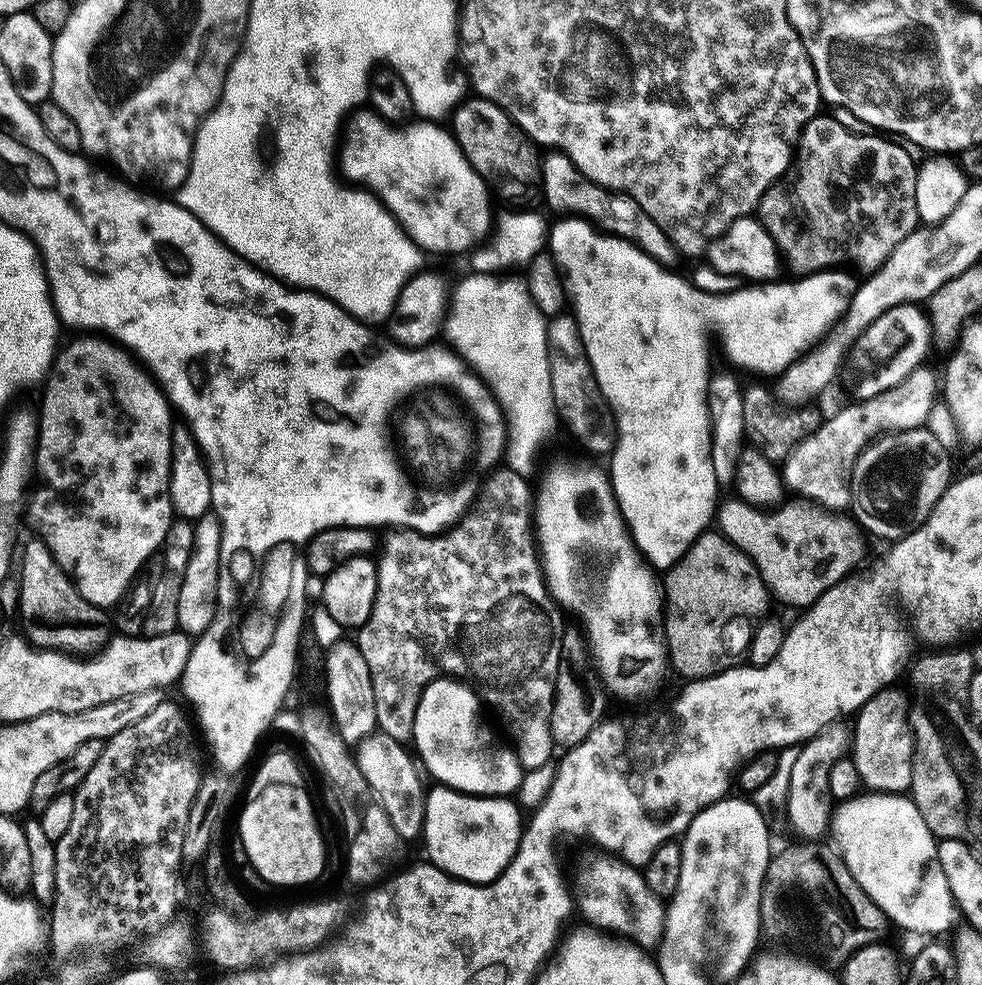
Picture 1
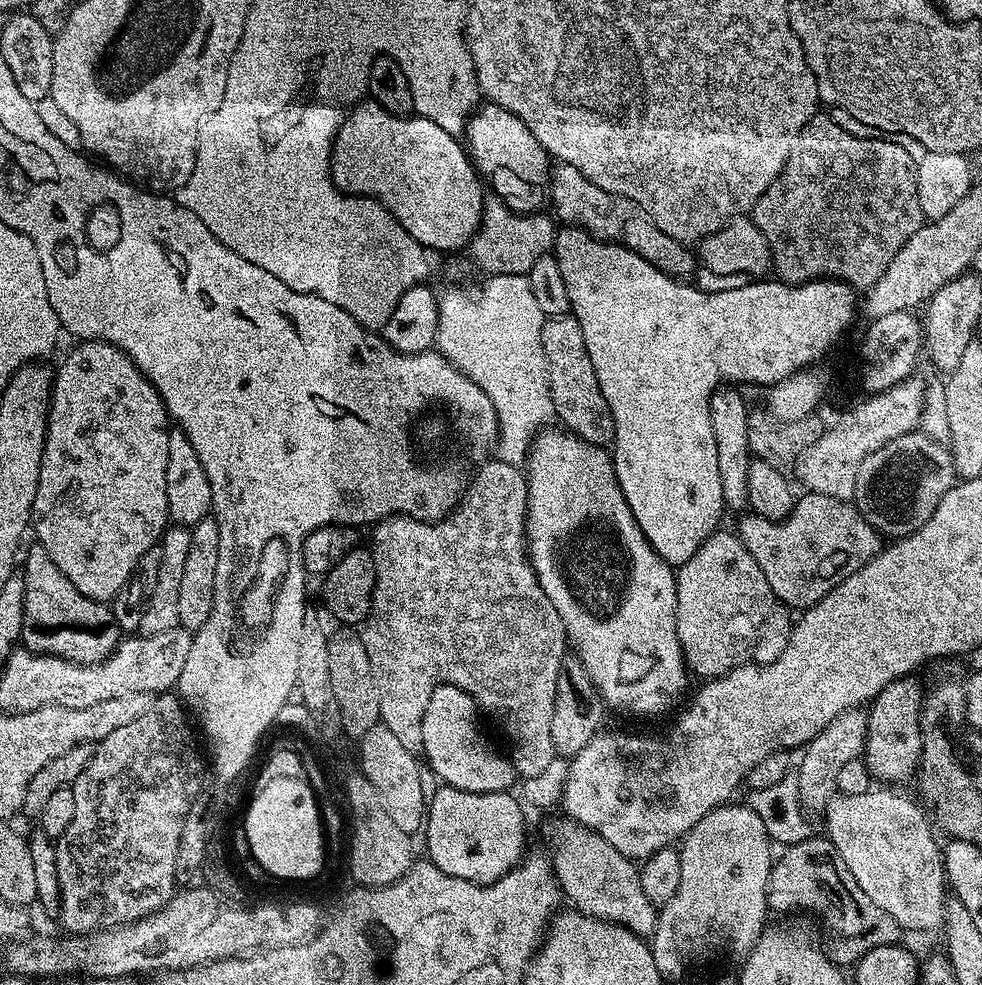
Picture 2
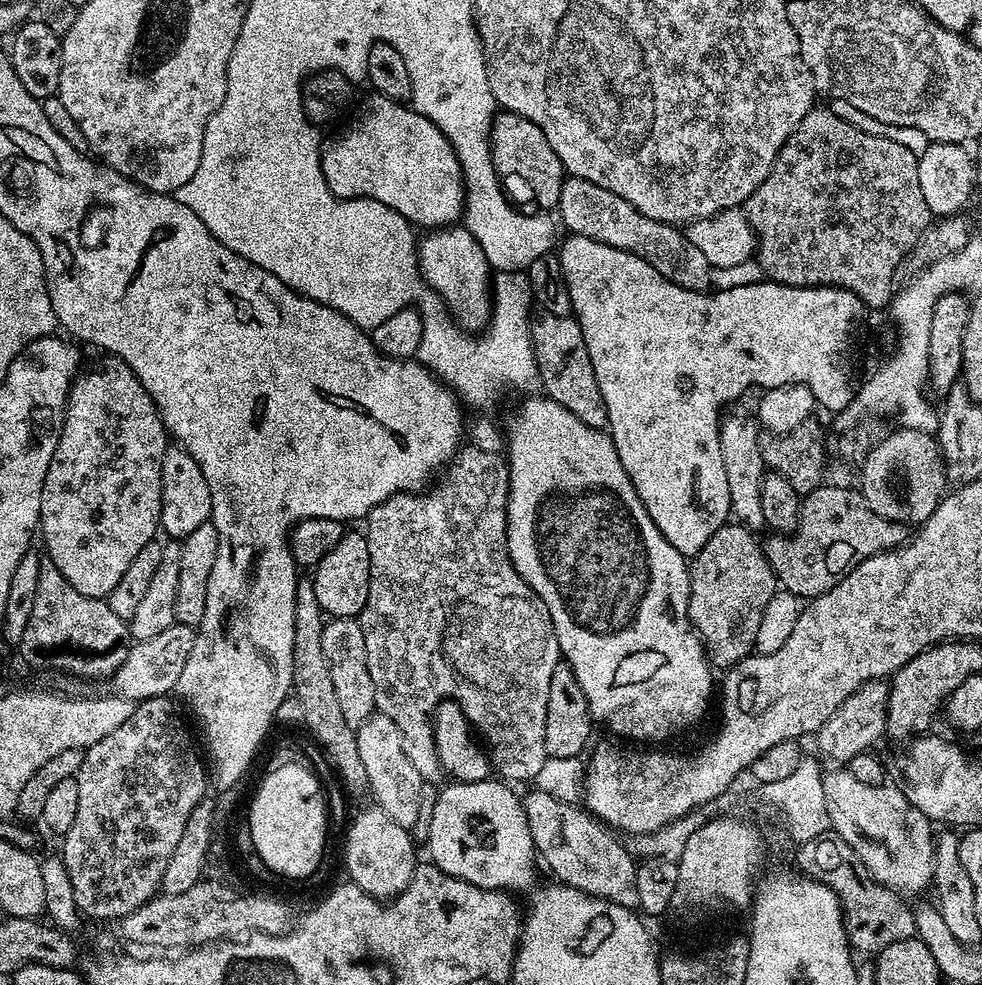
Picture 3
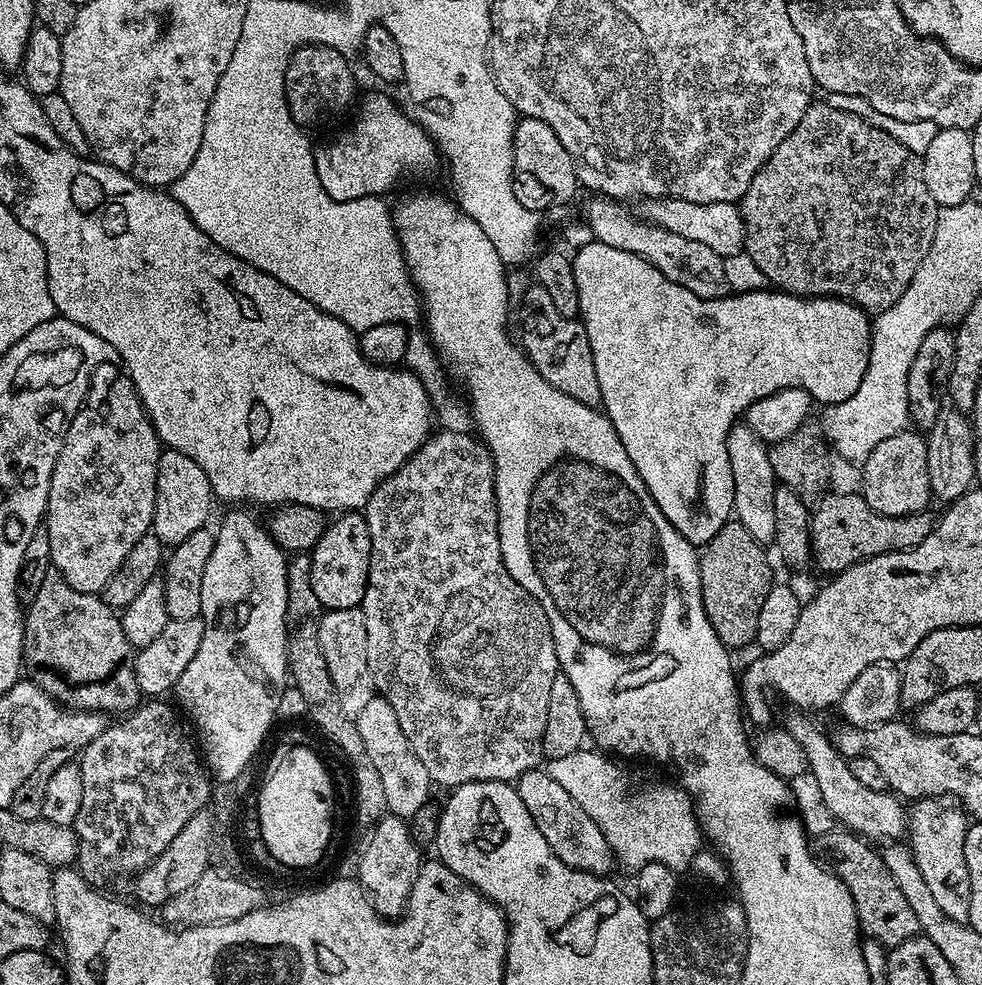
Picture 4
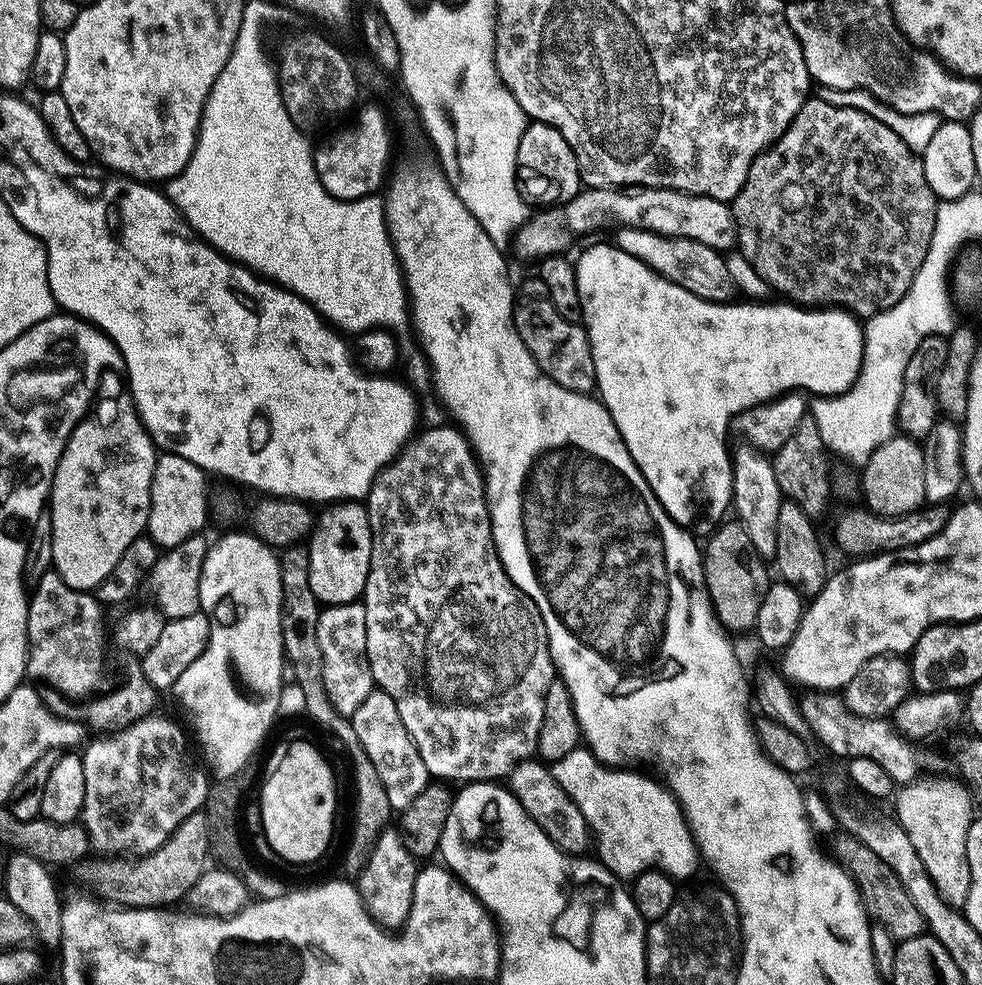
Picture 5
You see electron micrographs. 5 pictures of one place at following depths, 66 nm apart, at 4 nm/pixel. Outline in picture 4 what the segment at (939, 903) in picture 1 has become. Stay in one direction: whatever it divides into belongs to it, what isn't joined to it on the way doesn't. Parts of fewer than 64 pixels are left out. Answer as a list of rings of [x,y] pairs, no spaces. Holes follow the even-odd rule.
[[[793,712],[787,716],[786,720],[782,722],[782,726],[787,730],[788,733],[793,735],[795,739],[802,745],[802,750],[806,753],[808,762],[809,773],[812,773],[816,778],[816,783],[822,793],[826,808],[831,812],[835,821],[838,821],[843,827],[850,829],[857,835],[863,836],[865,839],[873,840],[872,838],[886,838],[885,840],[896,840],[900,838],[900,834],[904,834],[906,830],[906,810],[903,809],[903,804],[899,797],[893,793],[869,790],[858,781],[858,778],[851,773],[848,760],[841,756],[840,752],[837,751],[835,743],[816,726],[815,722],[810,720],[802,712]]]

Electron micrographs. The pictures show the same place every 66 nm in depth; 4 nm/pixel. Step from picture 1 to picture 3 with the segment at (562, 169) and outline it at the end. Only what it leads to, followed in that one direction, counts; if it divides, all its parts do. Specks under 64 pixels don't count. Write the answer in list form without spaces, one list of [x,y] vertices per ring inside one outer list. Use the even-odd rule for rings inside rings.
[[[568,176],[565,179],[559,212],[559,223],[563,227],[565,224],[571,235],[585,236],[594,242],[634,254],[654,266],[658,274],[691,292],[708,292],[712,288],[712,264],[706,262],[706,254],[702,254],[702,250],[698,250],[698,246],[694,246],[694,242],[690,242],[677,225],[646,218],[646,214],[630,206],[626,198],[618,198],[618,194],[602,190],[602,186],[594,186],[594,182],[586,182],[586,178]]]

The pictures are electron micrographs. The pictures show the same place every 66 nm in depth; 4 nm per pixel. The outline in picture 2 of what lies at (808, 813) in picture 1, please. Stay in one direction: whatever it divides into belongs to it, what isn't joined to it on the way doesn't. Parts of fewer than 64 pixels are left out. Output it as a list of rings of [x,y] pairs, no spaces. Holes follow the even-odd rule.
[[[859,707],[839,712],[803,749],[800,772],[795,773],[801,805],[809,812],[823,813],[827,802],[836,792],[836,775],[842,762],[857,759],[863,753],[868,729],[868,713]]]

